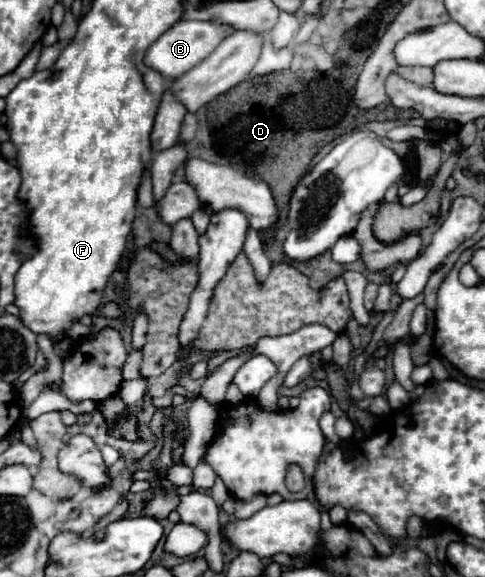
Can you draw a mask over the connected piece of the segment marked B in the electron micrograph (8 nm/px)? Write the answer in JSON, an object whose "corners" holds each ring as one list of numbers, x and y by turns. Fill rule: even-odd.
{"corners":[[176,22,168,32,164,32,146,52,146,66,158,70,166,78,180,78,188,70,192,70,198,62,202,62,208,54,214,52,214,48,234,34,234,30,226,30,226,26,214,26,214,22]]}

